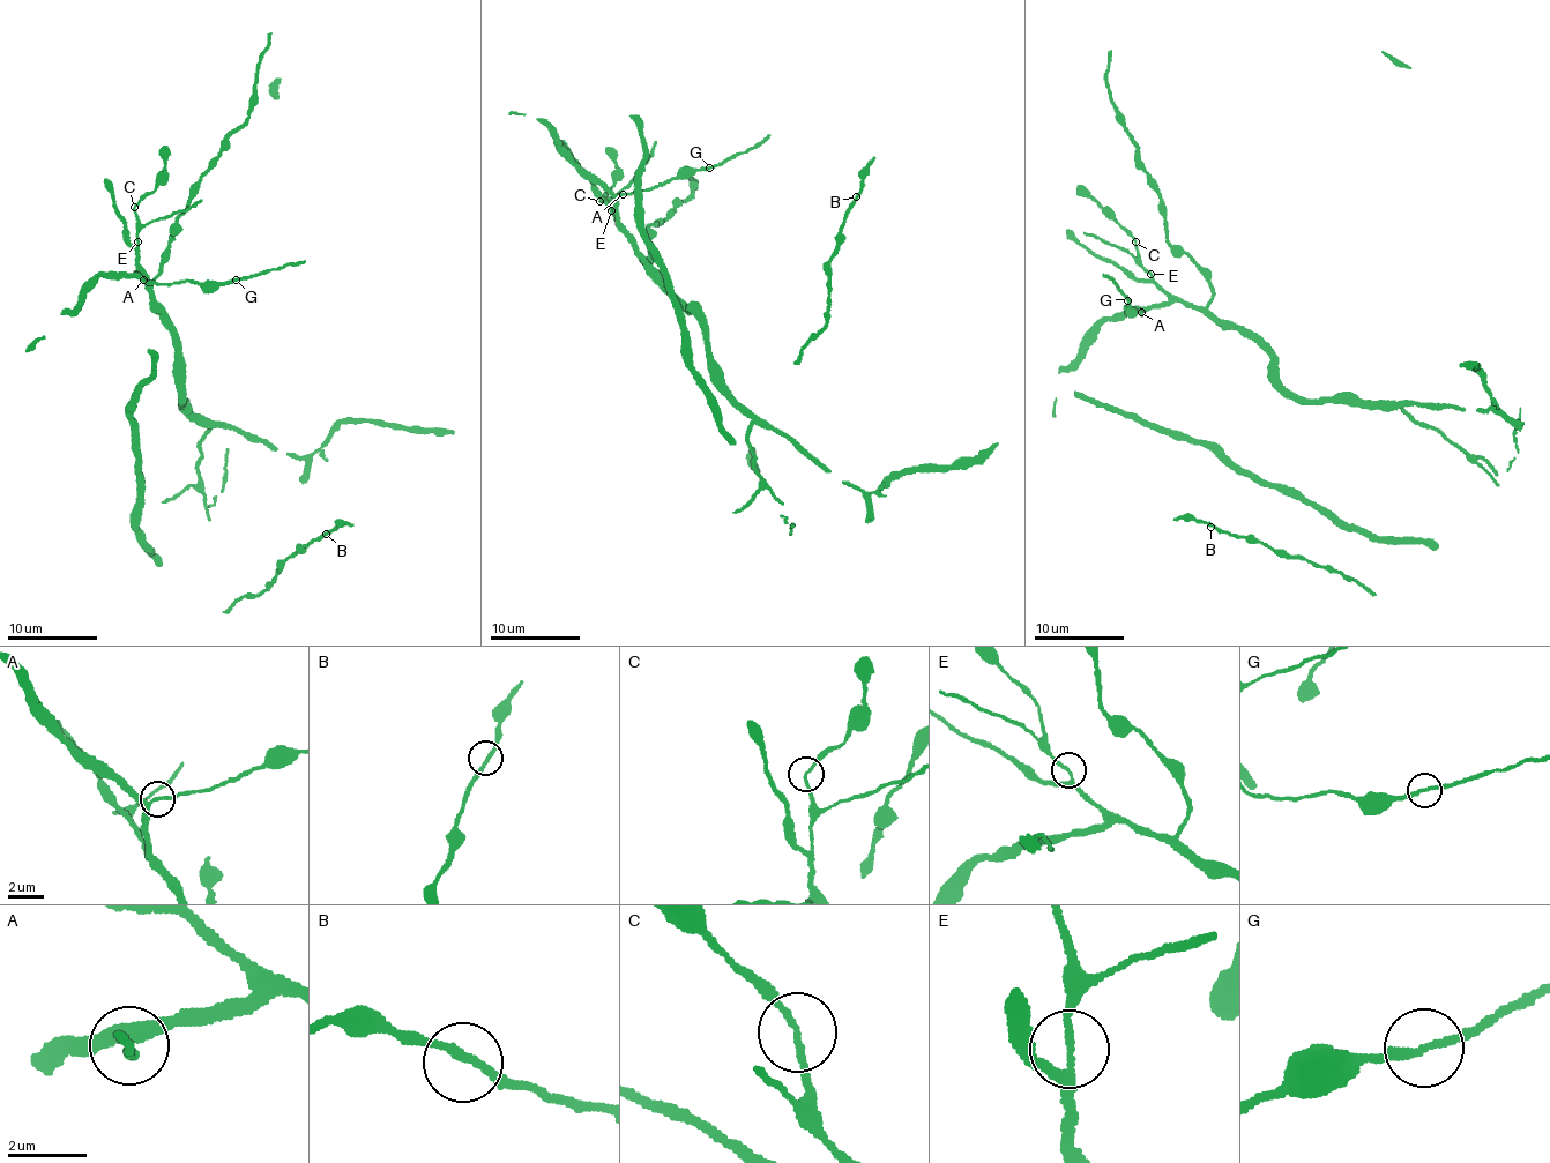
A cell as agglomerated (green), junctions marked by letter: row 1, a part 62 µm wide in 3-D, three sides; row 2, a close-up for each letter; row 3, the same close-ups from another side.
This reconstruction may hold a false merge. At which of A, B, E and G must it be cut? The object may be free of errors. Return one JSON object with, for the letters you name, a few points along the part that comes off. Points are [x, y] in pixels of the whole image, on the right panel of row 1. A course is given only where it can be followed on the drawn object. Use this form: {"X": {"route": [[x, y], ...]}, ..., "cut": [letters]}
{"cut": []}

